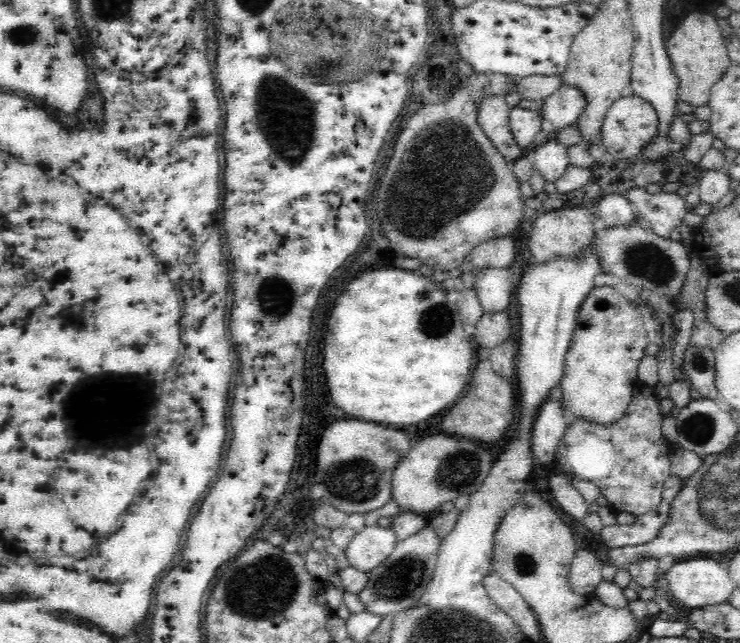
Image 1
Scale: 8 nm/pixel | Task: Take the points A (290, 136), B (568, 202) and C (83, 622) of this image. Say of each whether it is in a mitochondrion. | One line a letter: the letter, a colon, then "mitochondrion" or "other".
A: mitochondrion
B: other
C: other

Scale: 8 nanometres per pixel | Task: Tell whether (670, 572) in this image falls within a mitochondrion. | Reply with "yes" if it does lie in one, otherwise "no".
no

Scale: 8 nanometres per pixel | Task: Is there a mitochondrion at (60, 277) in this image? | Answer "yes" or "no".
no

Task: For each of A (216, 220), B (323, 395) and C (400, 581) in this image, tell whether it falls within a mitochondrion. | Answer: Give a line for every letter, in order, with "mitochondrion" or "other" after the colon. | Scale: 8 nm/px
A: other
B: other
C: mitochondrion

